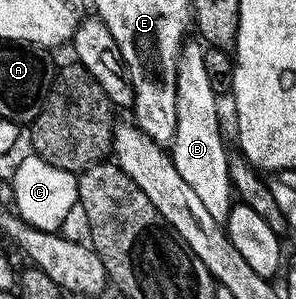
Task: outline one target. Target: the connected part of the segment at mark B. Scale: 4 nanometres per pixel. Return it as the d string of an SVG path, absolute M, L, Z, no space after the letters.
M184 42L177 61L177 129L169 144L169 154L177 173L193 188L193 193L205 204L205 210L220 221L226 220L233 206L233 188L229 177L229 150L223 144L223 135L219 132L219 103L213 85L209 85L209 73L205 70L205 47L202 42Z

